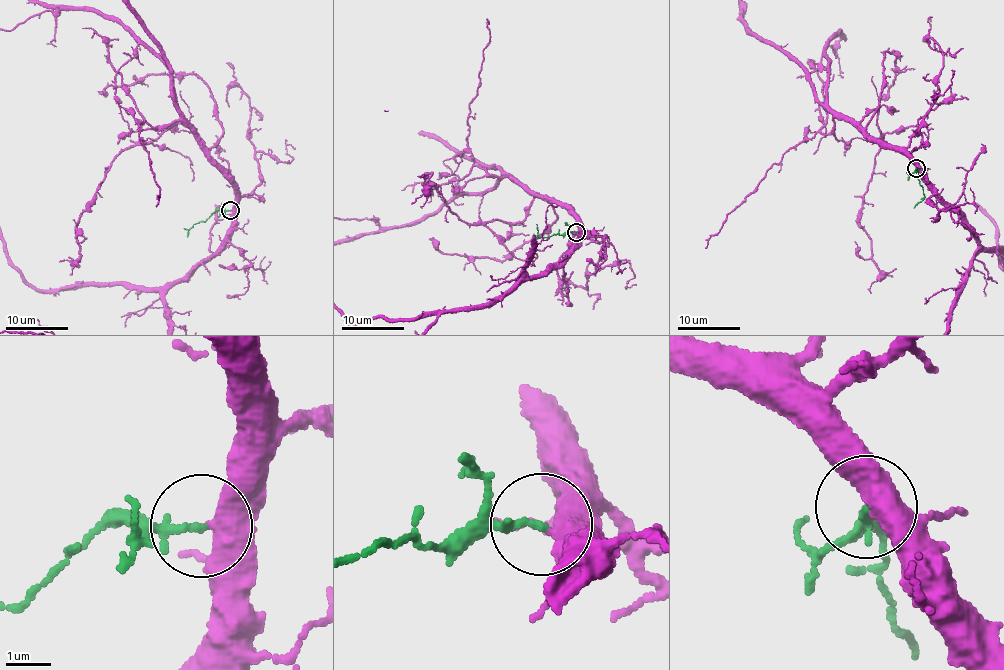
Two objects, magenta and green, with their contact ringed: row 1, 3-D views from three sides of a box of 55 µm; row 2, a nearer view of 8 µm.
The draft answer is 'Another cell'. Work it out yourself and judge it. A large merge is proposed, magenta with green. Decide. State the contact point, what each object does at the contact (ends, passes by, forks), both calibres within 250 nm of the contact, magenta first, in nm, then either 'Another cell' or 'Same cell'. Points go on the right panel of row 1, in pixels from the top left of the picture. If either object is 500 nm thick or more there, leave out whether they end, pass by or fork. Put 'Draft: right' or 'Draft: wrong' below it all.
Place: (916, 168). At the ring magenta passes by. At the ring green ends. Thickness 440 nm (magenta) against 170 nm. Same cell
Draft: wrong

